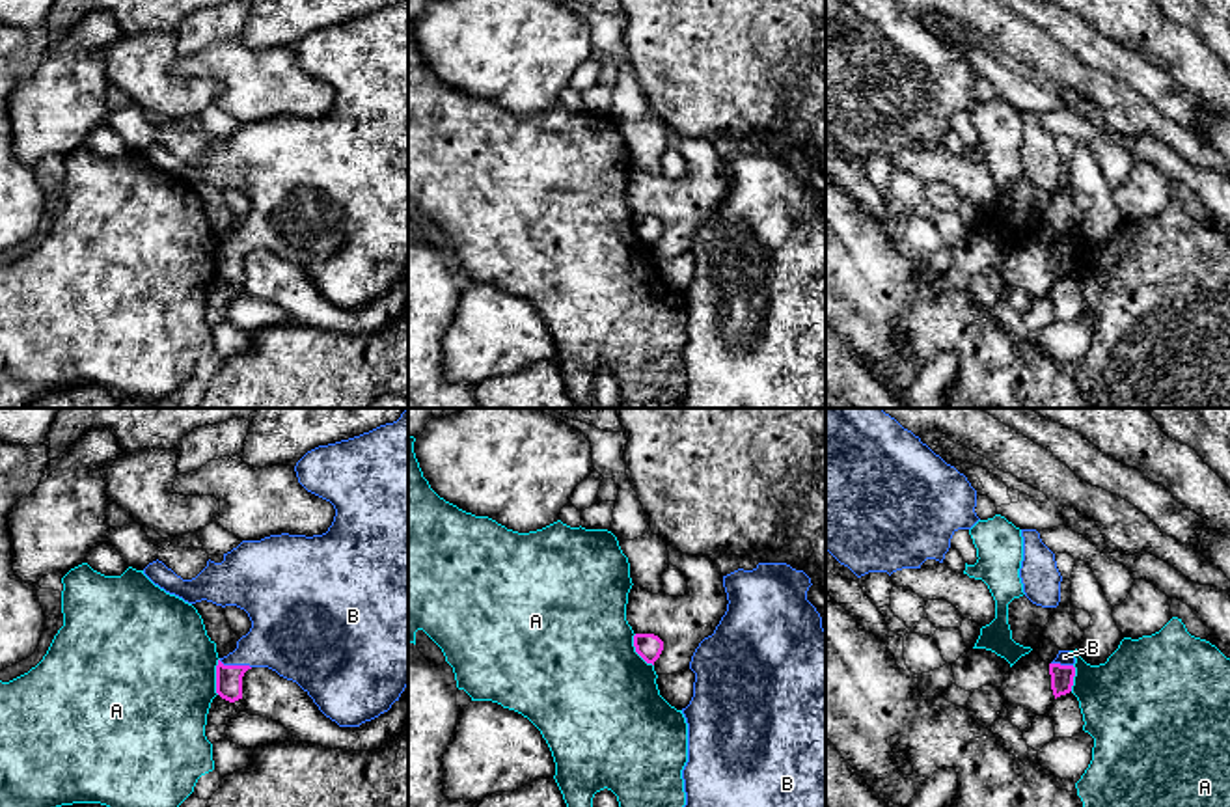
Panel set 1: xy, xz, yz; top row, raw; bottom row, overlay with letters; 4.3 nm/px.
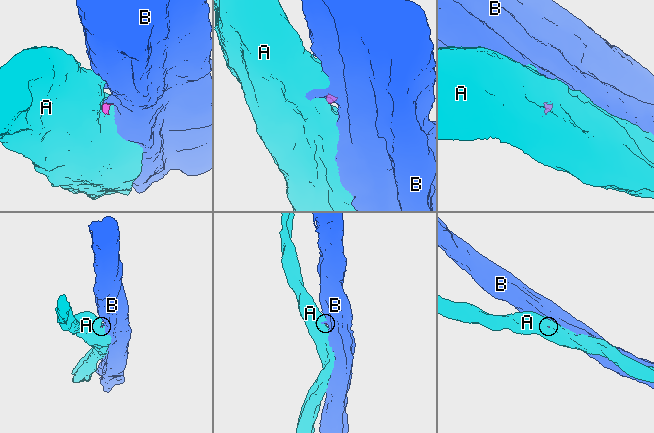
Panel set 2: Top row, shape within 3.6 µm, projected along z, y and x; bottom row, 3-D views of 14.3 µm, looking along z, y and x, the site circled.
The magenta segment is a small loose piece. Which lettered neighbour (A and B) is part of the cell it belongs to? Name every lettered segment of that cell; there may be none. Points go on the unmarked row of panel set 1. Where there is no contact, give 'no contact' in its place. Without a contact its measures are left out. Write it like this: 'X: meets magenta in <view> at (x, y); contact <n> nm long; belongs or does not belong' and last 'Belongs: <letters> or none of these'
A: meets magenta in xy at (217, 259); contact 160 nm long; does not belong
B: meets magenta in xy at (235, 248); contact 150 nm long; belongs
Belongs: B

